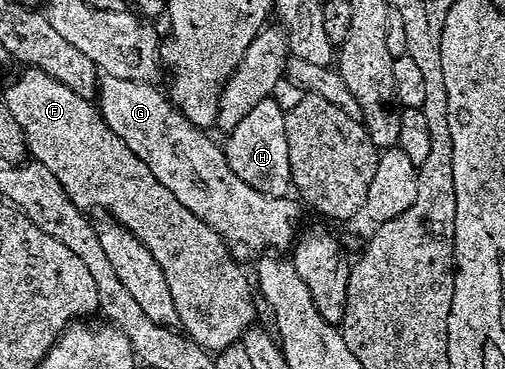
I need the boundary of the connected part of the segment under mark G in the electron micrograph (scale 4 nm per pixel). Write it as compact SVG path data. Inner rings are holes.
M103 77L96 105L108 128L112 128L112 132L148 164L156 180L225 241L252 248L270 247L276 252L293 245L296 236L293 227L300 218L301 203L290 196L269 197L244 183L236 172L232 172L225 149L219 143L217 146L205 129L191 124L154 84Z

